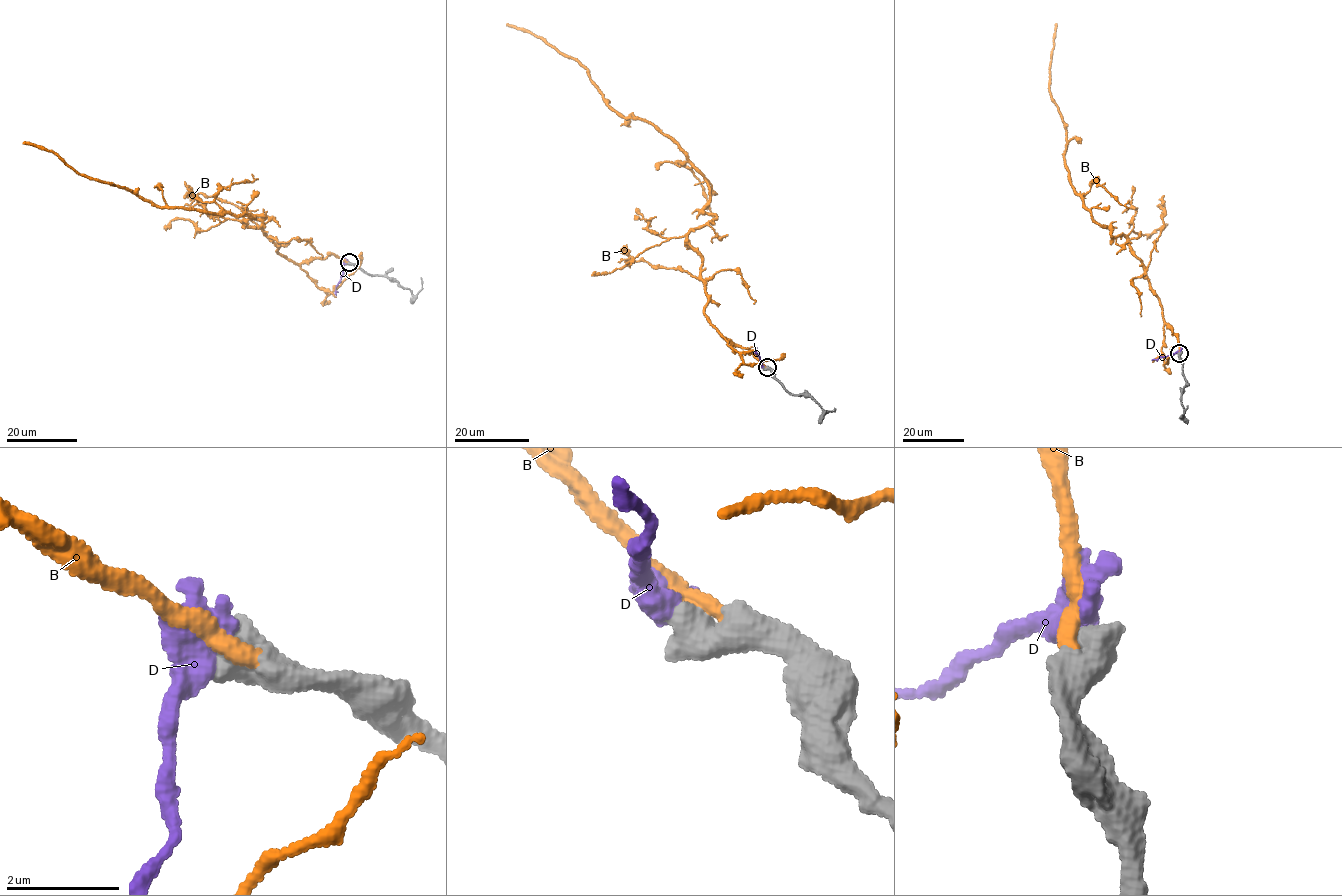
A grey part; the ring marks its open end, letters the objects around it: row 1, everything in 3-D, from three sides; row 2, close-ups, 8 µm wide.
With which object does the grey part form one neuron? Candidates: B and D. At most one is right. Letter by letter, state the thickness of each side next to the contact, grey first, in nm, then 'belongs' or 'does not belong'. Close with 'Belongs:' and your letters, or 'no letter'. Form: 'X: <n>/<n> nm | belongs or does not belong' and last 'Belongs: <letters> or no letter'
B: 800/360 nm | belongs
D: 650/480 nm | does not belong
Belongs: B

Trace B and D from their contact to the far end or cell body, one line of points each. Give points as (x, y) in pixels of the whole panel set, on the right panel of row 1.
B: (1179, 353), (1127, 238), (1116, 237), (1097, 223), (1071, 183), (1064, 156), (1066, 127), (1049, 88), (1056, 23)
D: (1180, 352), (1152, 360)

